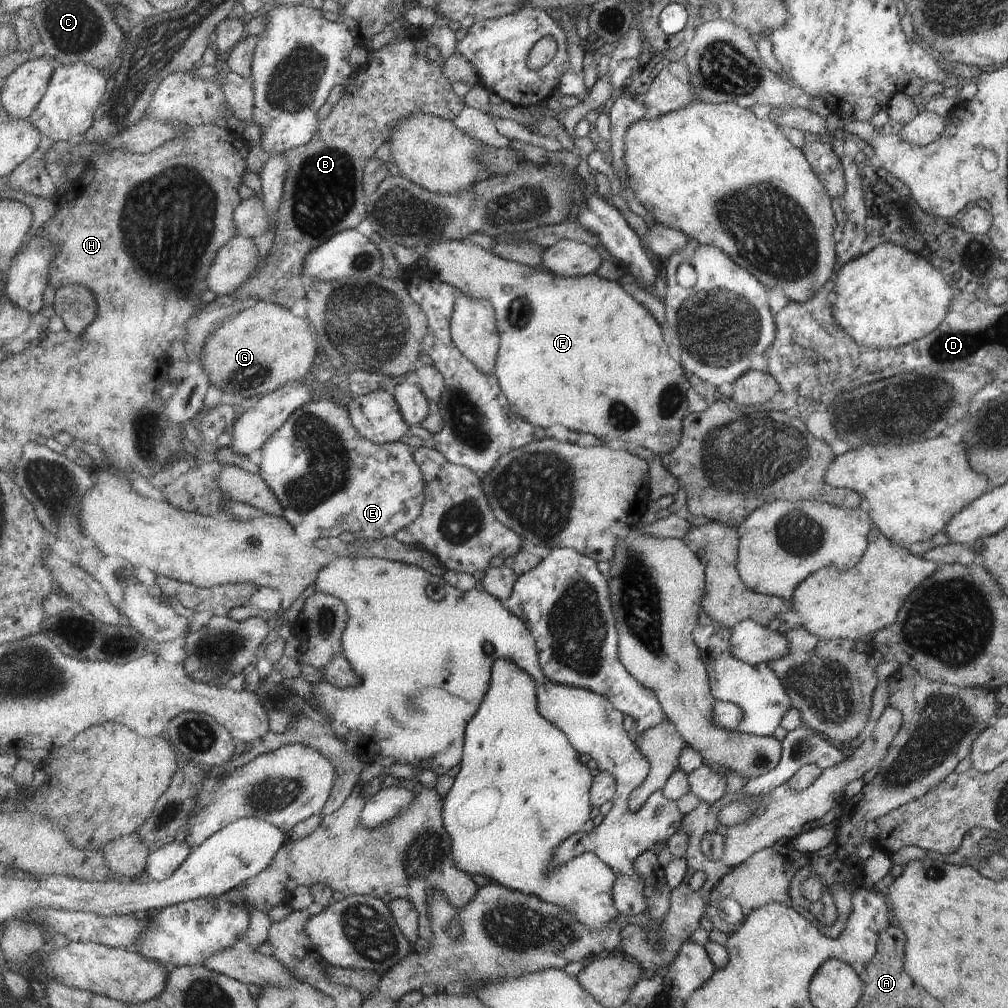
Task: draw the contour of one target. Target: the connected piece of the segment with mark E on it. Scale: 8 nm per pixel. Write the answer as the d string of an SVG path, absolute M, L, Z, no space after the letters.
M315 400L294 413L270 439L257 458L261 475L274 489L286 509L285 517L294 525L304 542L338 537L352 532L360 541L396 537L400 530L414 524L426 502L426 479L408 441L378 444L356 430L348 406L333 400Z

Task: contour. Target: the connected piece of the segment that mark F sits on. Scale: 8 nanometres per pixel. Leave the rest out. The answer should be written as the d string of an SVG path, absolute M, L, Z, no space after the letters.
M439 239L426 252L429 268L444 282L454 288L459 287L465 294L474 299L491 299L497 311L497 328L500 330L501 349L498 354L498 378L506 396L510 398L512 410L534 423L536 426L550 428L556 424L564 424L576 432L590 432L602 438L602 442L610 440L624 441L627 446L644 447L660 458L663 453L670 453L680 447L685 438L685 420L690 413L688 394L691 388L689 376L682 364L678 364L670 354L670 340L667 329L663 328L658 320L636 298L630 294L627 286L618 281L605 280L598 274L578 277L561 277L550 271L544 265L525 266L518 262L504 260L482 246L466 239Z

